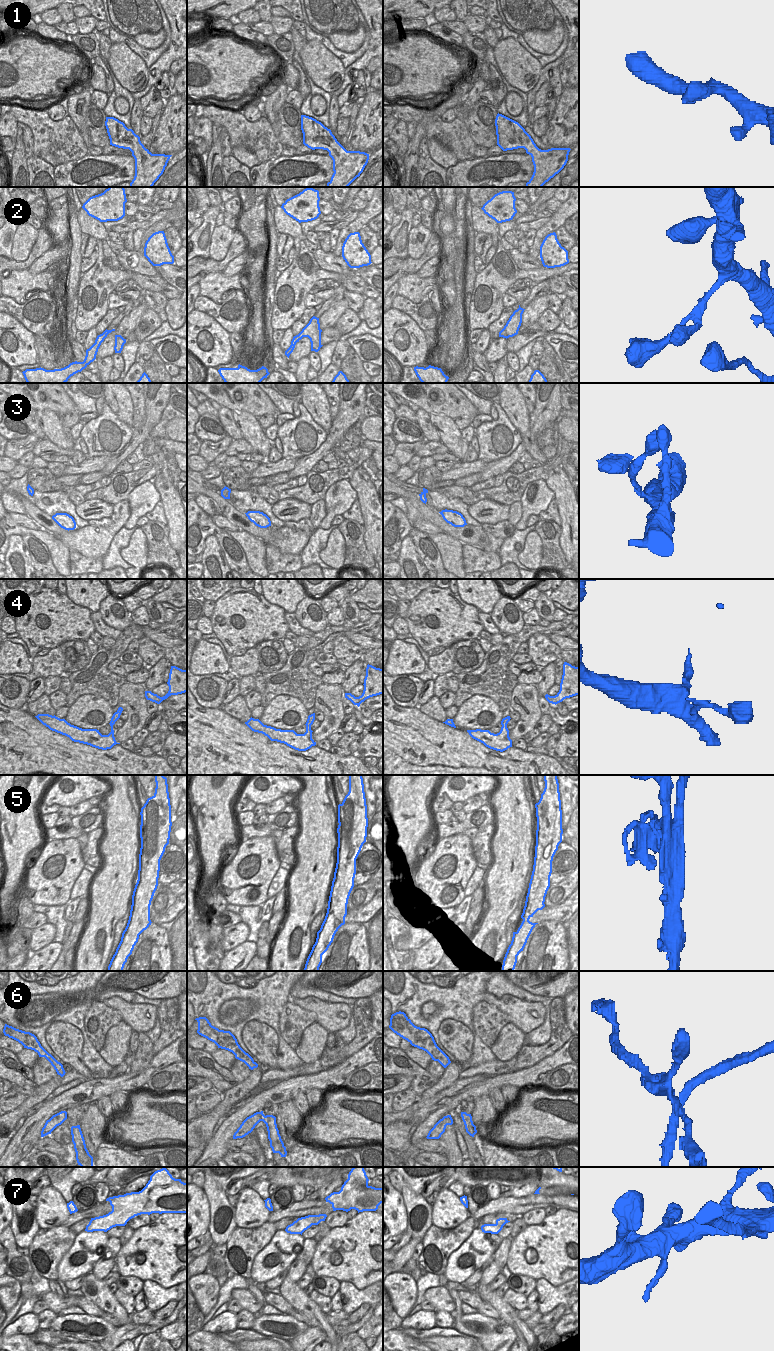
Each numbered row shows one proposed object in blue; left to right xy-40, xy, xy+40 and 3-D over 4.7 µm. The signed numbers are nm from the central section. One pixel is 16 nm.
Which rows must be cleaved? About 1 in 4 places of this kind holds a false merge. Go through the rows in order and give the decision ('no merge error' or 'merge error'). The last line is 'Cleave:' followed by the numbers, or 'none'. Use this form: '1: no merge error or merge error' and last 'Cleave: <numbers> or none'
1: no merge error
2: no merge error
3: no merge error
4: no merge error
5: merge error
6: merge error
7: no merge error
Cleave: 5, 6

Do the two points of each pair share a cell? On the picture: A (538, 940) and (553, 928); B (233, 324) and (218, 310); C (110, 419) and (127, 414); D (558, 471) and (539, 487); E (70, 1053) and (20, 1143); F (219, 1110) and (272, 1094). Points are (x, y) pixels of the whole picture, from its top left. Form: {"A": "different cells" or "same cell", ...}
{"A": "same cell", "B": "same cell", "C": "different cells", "D": "different cells", "E": "different cells", "F": "different cells"}

